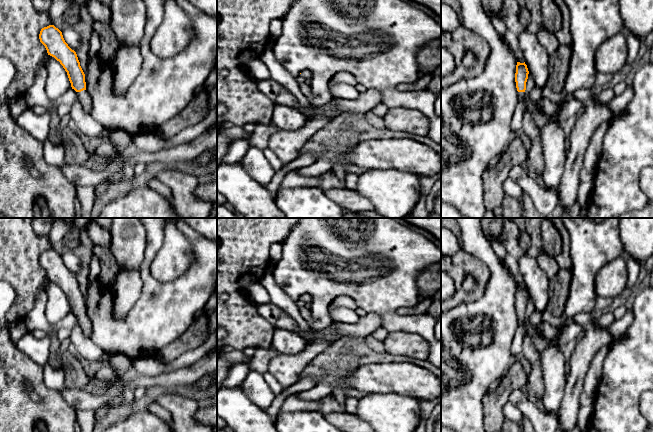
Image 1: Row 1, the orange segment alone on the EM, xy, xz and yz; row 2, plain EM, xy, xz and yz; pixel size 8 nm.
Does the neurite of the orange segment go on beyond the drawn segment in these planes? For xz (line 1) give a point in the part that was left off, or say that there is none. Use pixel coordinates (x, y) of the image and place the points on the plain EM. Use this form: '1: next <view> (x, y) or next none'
1: next none

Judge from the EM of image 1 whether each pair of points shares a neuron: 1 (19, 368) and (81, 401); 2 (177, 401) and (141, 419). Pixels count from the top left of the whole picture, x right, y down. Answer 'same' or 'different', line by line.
1: different
2: different

